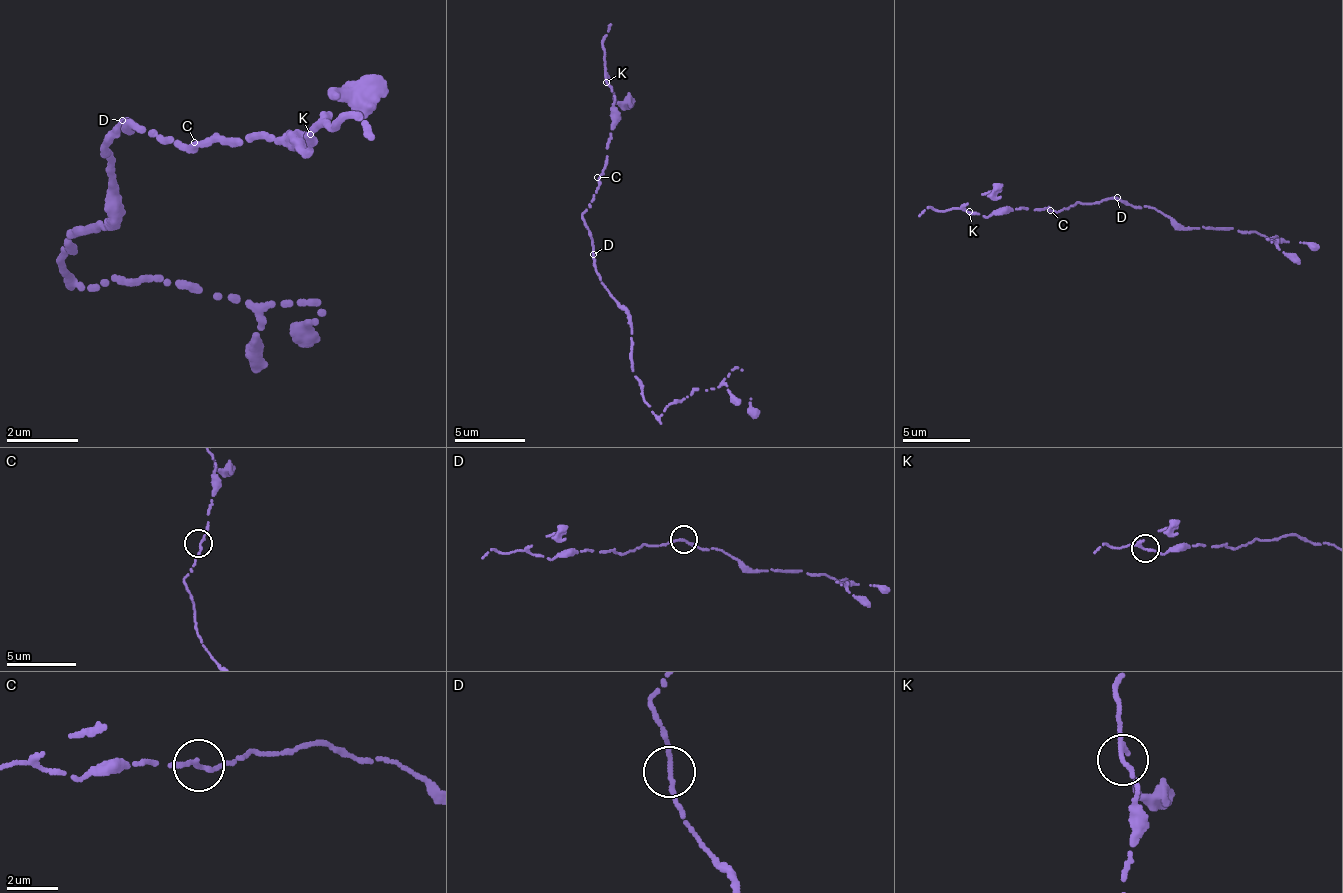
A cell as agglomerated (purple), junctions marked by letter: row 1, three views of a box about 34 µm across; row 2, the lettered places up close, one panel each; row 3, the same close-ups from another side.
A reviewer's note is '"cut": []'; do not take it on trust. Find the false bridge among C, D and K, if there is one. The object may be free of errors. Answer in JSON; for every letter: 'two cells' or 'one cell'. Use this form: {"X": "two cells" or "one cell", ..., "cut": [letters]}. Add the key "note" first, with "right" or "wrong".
{"note": "right", "C": "one cell", "D": "one cell", "K": "one cell", "cut": []}

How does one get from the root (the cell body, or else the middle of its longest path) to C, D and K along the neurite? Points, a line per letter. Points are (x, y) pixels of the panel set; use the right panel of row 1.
C: (1147, 207), (1132, 207), (1119, 199), (1102, 199), (1098, 203), (1077, 202), (1062, 210), (1050, 210)
D: (1147, 207), (1132, 207), (1116, 196)
K: (1147, 207), (1102, 199), (1077, 202), (1062, 210), (996, 208), (987, 218), (969, 211)

